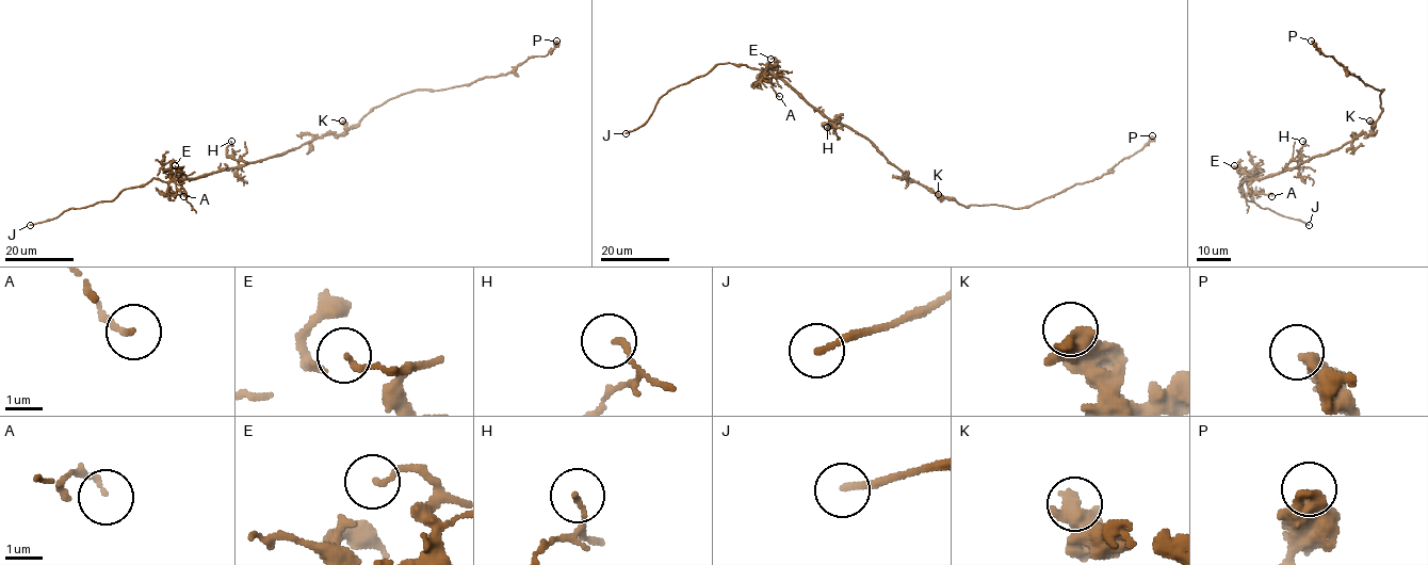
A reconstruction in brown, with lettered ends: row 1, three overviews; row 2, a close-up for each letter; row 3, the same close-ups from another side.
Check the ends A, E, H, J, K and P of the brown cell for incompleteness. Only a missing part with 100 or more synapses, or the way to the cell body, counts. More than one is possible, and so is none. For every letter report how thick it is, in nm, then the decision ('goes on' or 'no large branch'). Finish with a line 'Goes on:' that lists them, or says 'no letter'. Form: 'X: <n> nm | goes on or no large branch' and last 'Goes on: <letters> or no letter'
A: 130 nm | no large branch
E: 140 nm | no large branch
H: 130 nm | no large branch
J: 180 nm | goes on
K: 600 nm | no large branch
P: 500 nm | no large branch
Goes on: J

